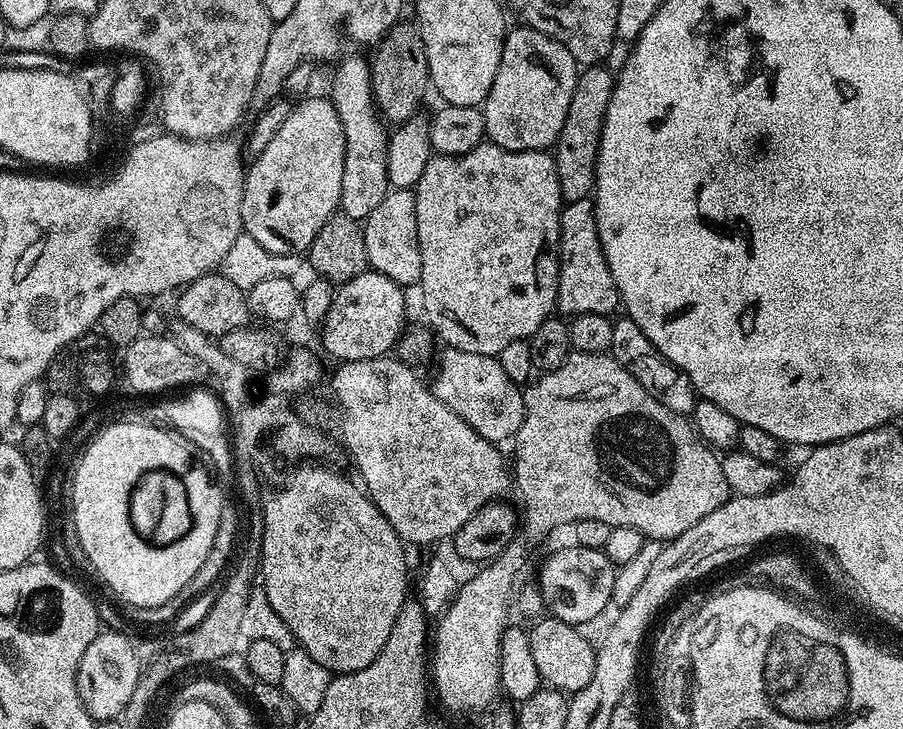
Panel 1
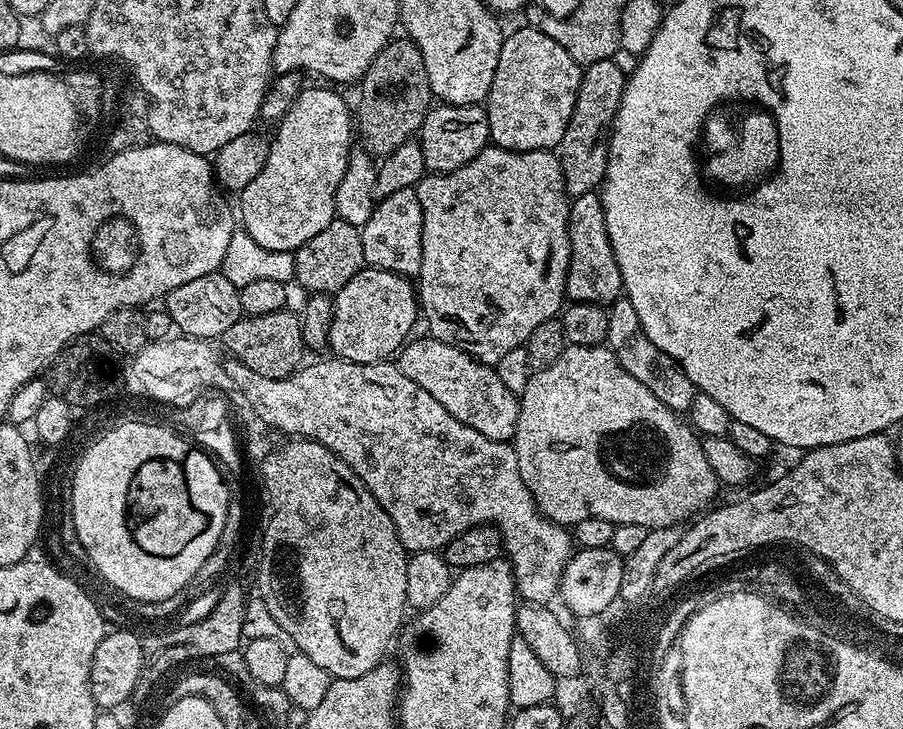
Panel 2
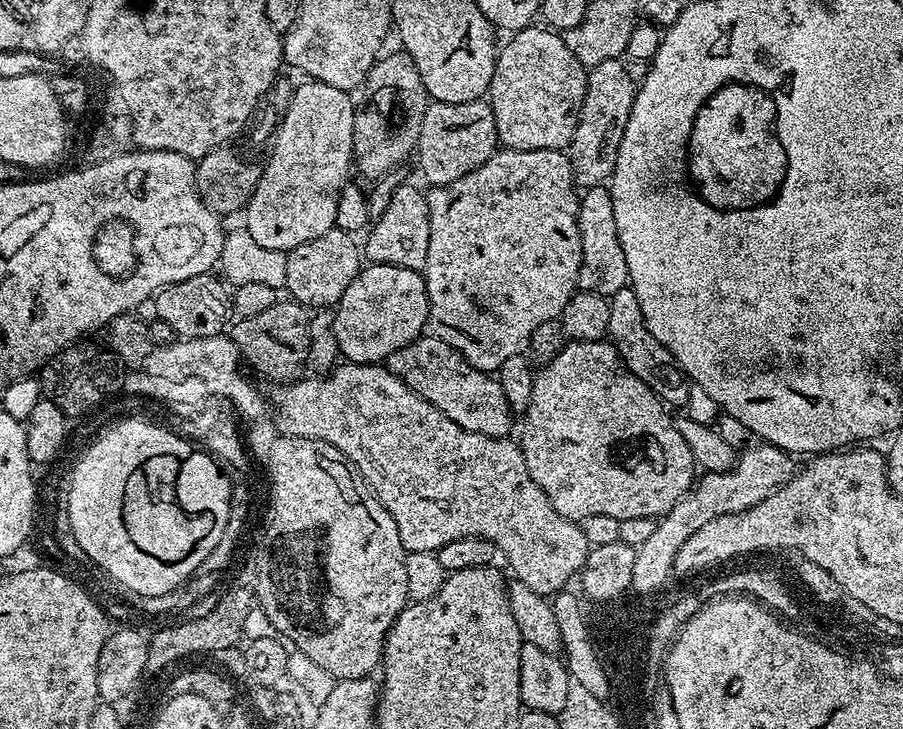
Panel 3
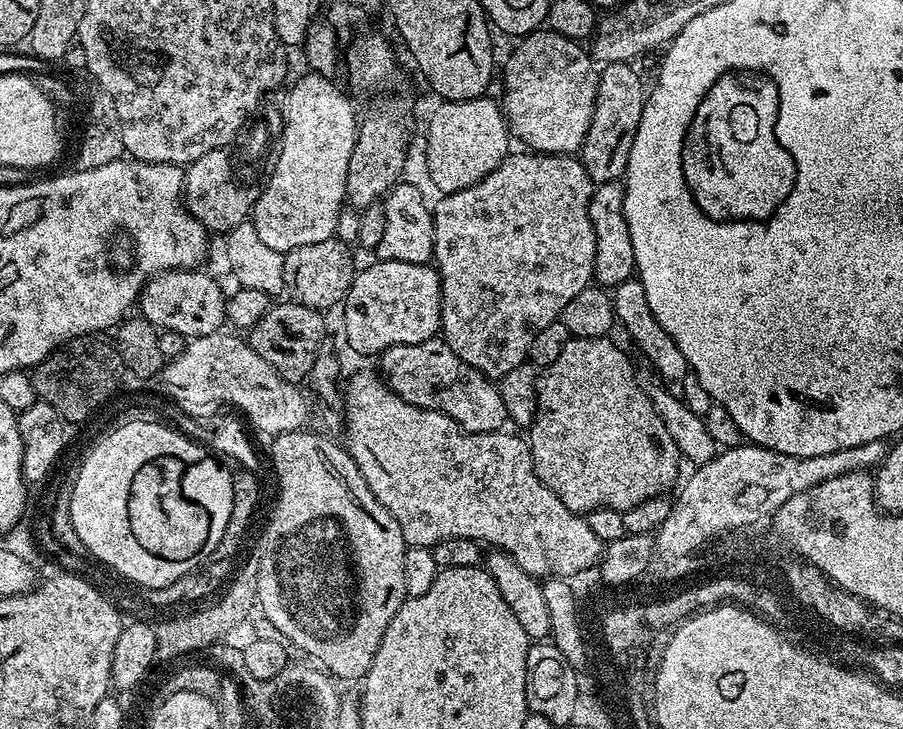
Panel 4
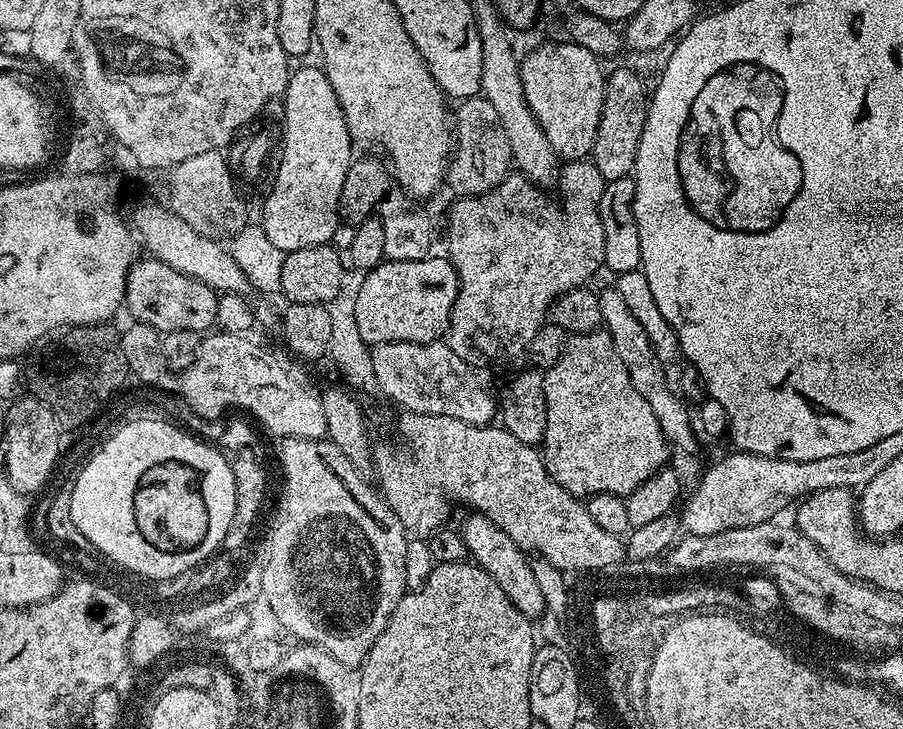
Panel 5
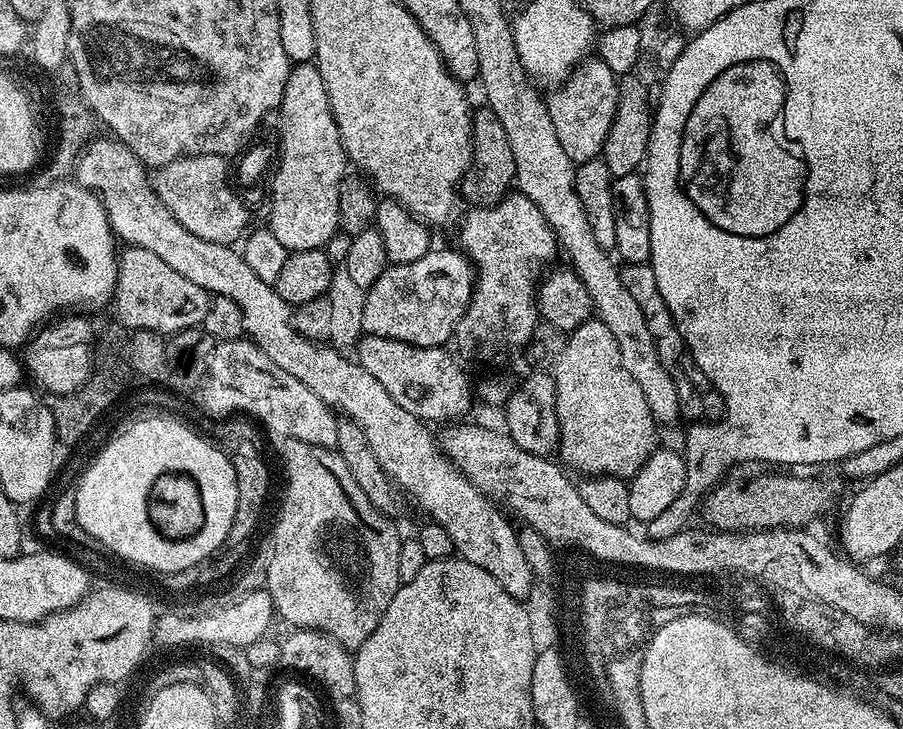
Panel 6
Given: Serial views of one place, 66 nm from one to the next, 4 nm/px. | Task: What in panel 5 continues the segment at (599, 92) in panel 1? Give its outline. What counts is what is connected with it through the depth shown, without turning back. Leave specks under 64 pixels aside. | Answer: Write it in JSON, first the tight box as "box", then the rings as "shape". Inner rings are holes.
{"box":[591,68,650,182],"shape":[[[616,68],[609,71],[604,85],[604,109],[598,122],[598,134],[594,138],[591,162],[598,166],[605,182],[623,176],[632,176],[636,167],[638,142],[642,142],[642,130],[646,126],[650,92],[644,89],[644,80],[632,68]]]}

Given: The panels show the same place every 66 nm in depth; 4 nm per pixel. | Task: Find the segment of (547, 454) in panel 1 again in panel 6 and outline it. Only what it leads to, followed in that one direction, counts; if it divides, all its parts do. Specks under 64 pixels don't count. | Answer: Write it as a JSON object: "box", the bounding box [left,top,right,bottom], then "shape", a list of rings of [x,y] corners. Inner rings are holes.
{"box":[554,318,658,477],"shape":[[[593,318],[582,322],[582,326],[578,326],[573,332],[567,333],[564,349],[554,369],[554,379],[556,413],[560,427],[559,459],[573,473],[584,472],[580,474],[585,477],[632,477],[646,462],[646,458],[650,458],[650,454],[656,451],[658,425],[650,414],[650,406],[646,406],[642,390],[636,385],[634,378],[630,378],[626,366],[622,366],[622,353],[618,350],[618,341],[614,339],[614,334],[610,334],[610,326],[606,326],[606,322]]]}

